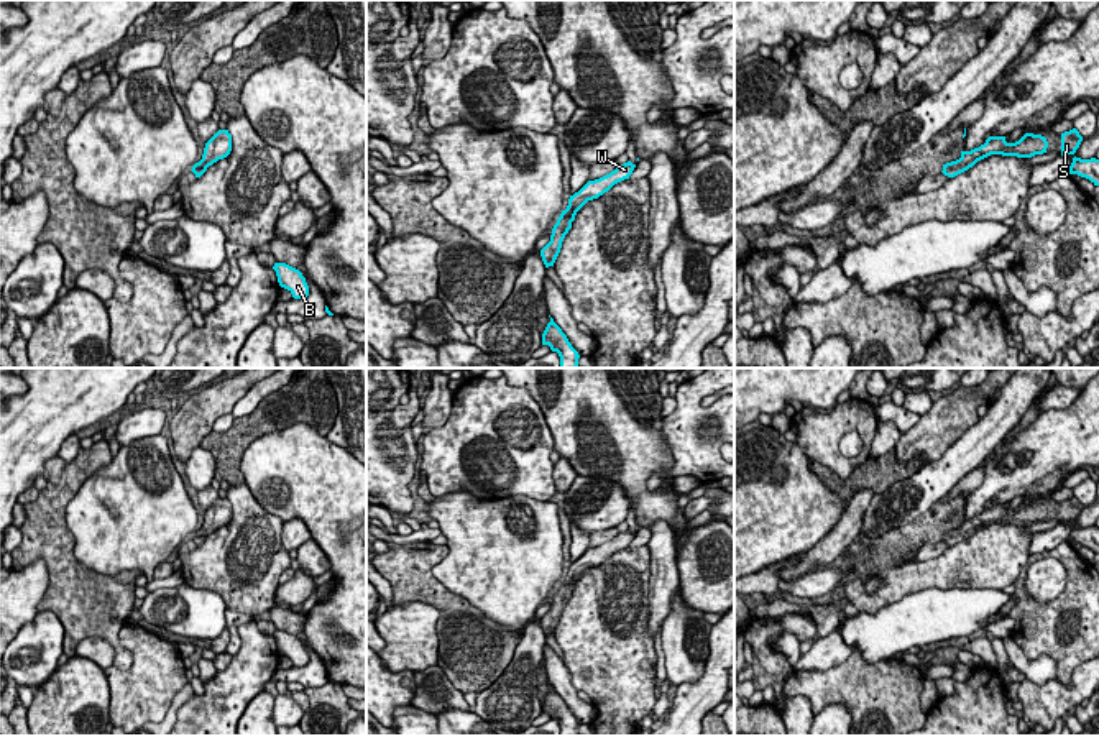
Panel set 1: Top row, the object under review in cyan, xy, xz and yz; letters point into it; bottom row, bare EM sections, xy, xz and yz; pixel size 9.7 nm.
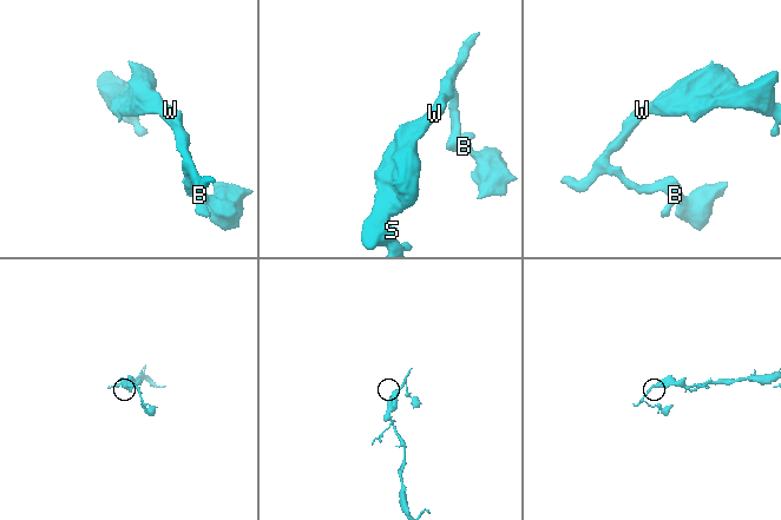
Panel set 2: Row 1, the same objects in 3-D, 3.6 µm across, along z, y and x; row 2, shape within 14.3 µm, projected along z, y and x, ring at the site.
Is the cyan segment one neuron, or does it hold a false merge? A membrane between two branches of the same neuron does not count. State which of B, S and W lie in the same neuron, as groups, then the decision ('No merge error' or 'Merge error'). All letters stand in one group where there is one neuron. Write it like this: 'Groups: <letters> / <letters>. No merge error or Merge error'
Groups: B S W. No merge error

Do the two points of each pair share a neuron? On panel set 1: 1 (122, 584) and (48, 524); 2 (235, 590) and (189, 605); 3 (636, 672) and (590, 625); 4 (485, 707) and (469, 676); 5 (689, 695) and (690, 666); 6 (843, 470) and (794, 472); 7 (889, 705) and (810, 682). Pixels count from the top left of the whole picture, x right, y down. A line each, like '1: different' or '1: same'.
1: same
2: different
3: same
4: different
5: different
6: different
7: same

